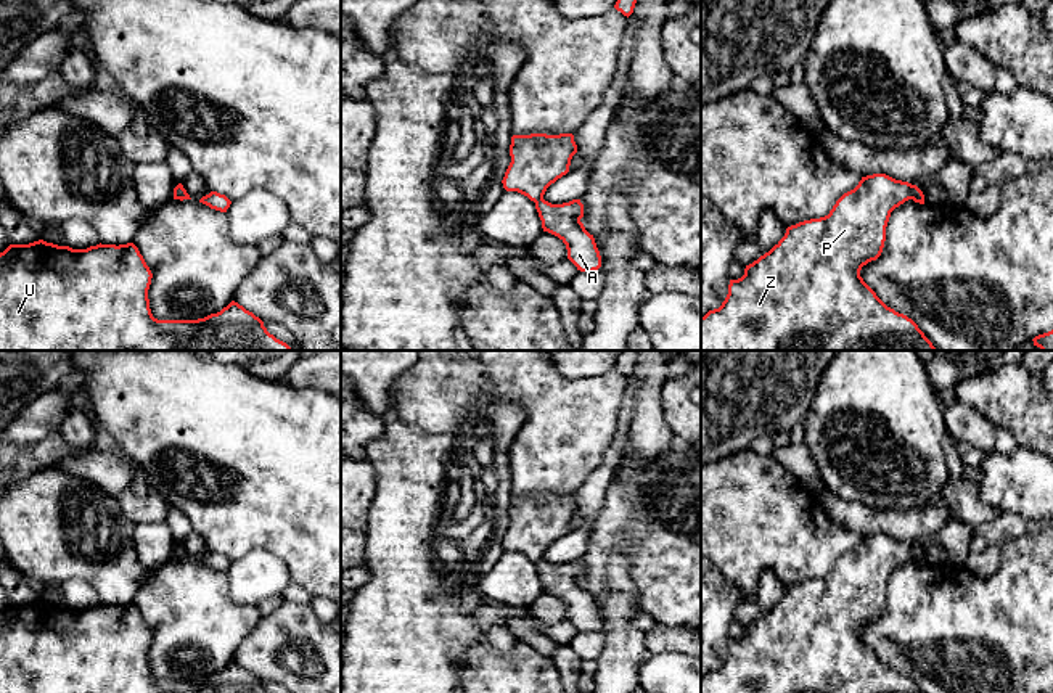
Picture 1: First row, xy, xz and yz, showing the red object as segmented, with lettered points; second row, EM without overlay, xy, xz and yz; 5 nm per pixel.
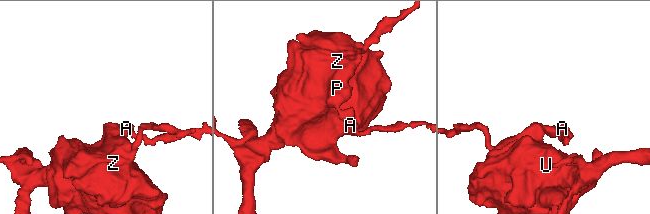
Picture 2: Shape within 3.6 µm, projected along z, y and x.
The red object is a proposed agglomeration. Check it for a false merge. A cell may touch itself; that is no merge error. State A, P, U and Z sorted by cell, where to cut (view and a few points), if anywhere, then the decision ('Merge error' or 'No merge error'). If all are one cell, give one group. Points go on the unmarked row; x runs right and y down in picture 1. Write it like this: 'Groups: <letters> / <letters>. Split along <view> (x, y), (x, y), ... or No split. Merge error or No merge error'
Groups: A / P U Z. Split along yz (910, 545), (912, 558). Merge error

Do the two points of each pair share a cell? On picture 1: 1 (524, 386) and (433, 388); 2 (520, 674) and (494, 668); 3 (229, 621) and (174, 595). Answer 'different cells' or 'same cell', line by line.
1: different cells
2: same cell
3: same cell

